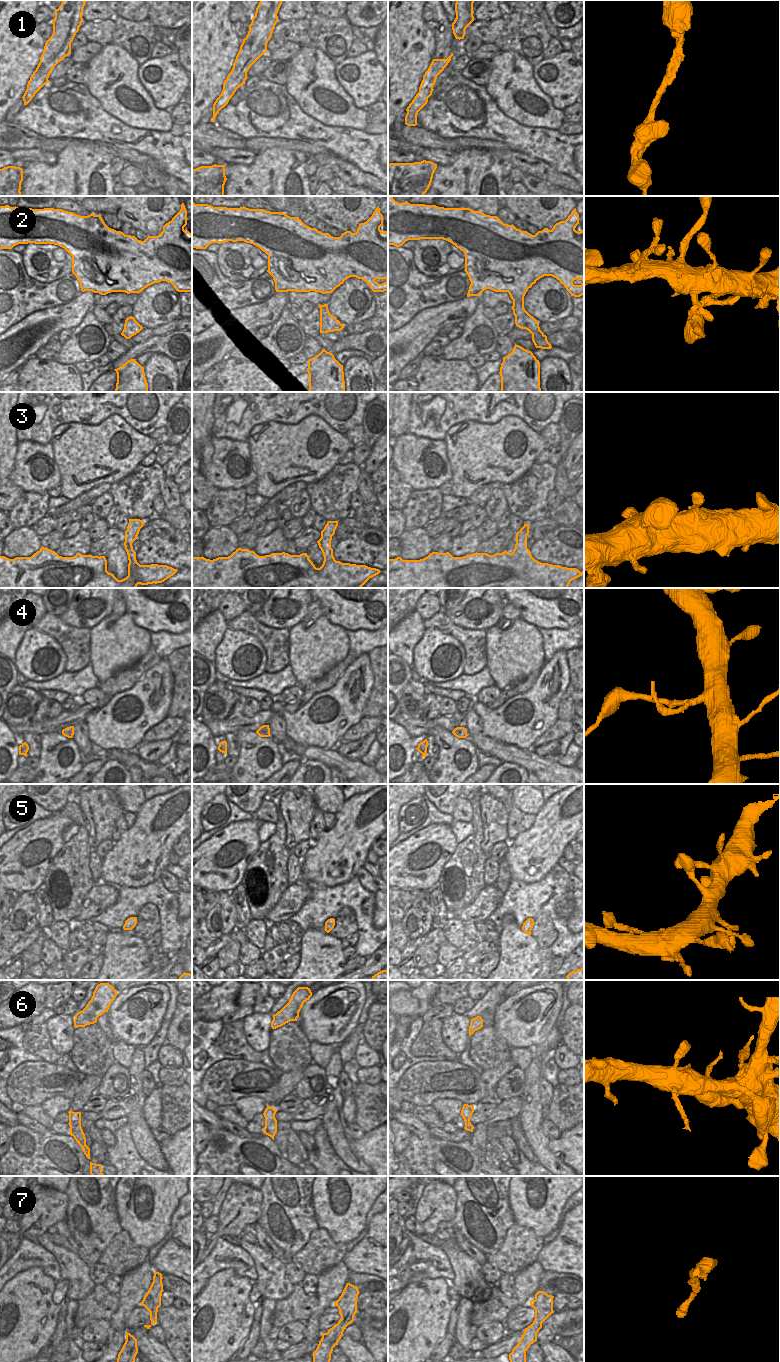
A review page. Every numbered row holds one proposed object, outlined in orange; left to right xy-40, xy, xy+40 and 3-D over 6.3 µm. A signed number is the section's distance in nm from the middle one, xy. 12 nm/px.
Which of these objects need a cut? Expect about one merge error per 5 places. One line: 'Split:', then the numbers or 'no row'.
Split: 4.

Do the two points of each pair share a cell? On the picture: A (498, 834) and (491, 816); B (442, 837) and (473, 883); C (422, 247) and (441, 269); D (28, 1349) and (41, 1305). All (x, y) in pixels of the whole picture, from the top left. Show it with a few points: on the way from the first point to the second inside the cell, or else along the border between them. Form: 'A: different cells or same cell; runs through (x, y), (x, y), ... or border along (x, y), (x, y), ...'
A: same cell; runs through (495, 830), (494, 820)
B: different cells; border along (457, 843), (454, 853), (445, 863), (440, 874)
C: same cell; runs through (431, 246), (437, 248), (441, 260)
D: same cell; runs through (28, 1338), (28, 1318), (30, 1316)

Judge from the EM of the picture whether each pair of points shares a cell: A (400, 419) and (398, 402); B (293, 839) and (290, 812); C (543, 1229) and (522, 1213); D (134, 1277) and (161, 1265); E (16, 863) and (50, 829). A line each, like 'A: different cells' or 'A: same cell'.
A: same cell
B: same cell
C: same cell
D: different cells
E: same cell

